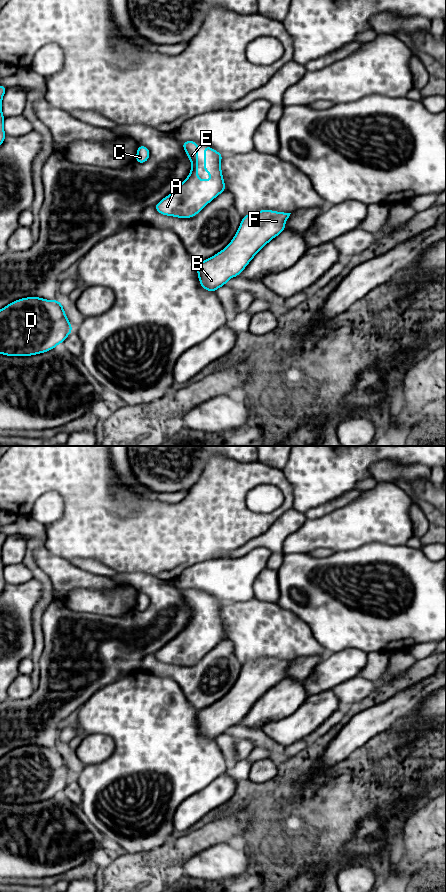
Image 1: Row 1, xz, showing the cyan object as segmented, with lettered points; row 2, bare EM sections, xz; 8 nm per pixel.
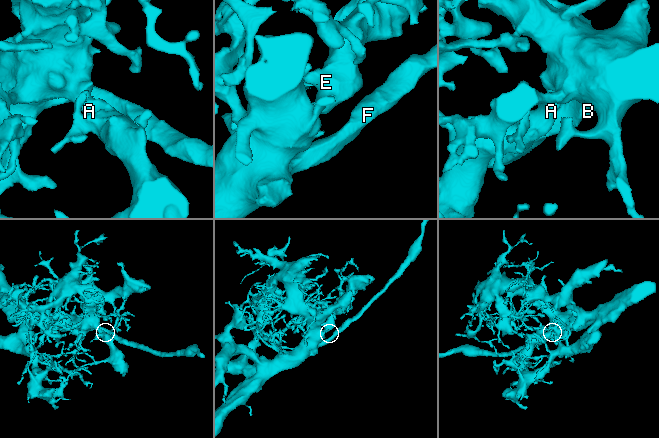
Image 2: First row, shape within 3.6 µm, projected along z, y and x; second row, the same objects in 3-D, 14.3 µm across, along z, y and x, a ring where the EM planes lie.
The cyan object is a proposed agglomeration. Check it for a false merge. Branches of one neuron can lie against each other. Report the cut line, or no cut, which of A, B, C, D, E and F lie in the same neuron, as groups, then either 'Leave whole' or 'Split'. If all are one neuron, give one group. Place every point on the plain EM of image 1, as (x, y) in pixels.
No split. Groups: A B C D E F. Leave whole

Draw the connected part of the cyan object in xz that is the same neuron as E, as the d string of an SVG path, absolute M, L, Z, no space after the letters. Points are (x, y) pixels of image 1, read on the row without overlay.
M184 589L181 590L186 603L191 610L191 619L186 628L182 630L168 644L164 645L160 650L153 655L162 663L174 664L176 666L192 666L196 664L207 652L209 652L219 642L226 639L223 622L221 619L221 607L223 602L215 597L204 594L204 619L212 624L211 628L198 627L198 590Z

